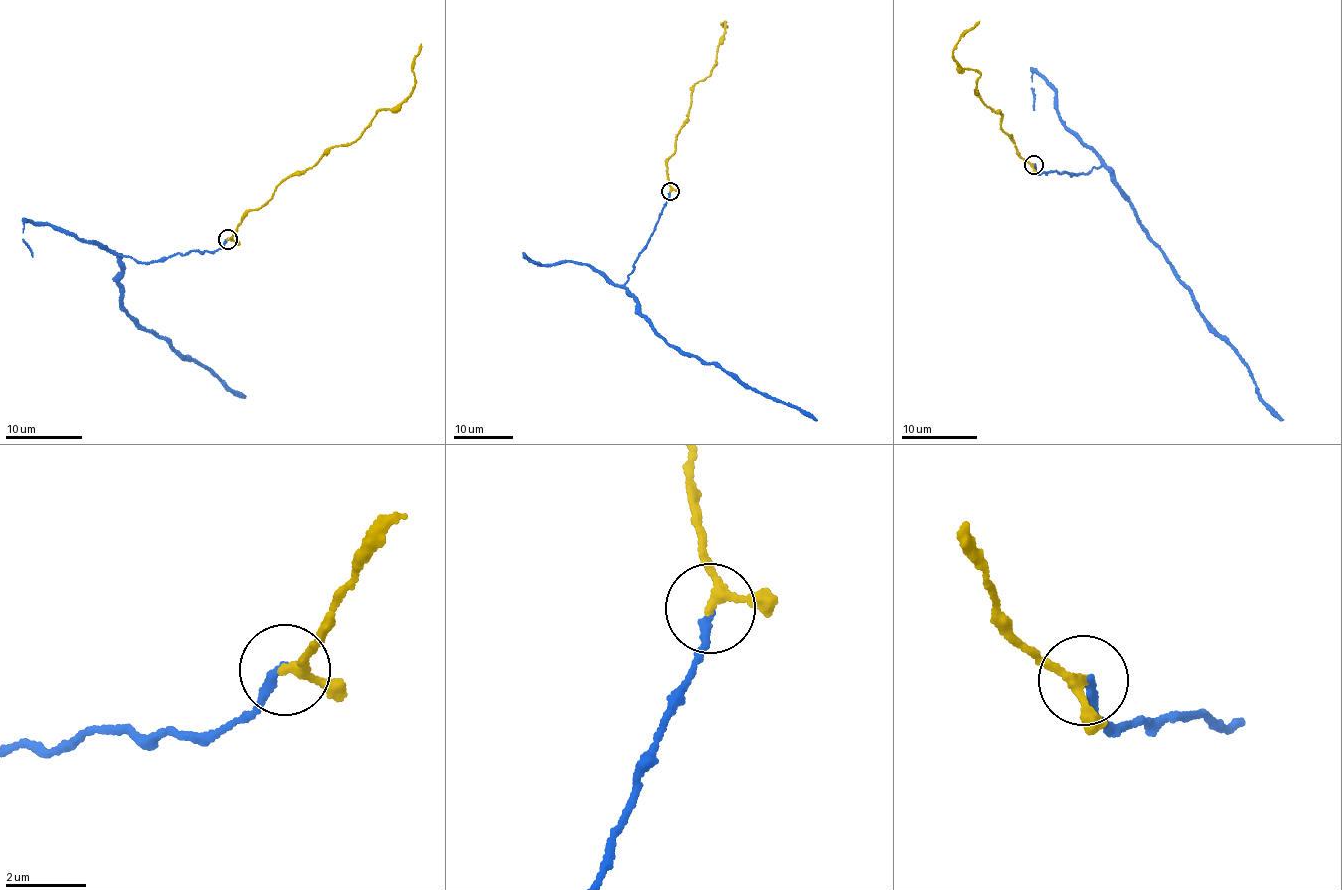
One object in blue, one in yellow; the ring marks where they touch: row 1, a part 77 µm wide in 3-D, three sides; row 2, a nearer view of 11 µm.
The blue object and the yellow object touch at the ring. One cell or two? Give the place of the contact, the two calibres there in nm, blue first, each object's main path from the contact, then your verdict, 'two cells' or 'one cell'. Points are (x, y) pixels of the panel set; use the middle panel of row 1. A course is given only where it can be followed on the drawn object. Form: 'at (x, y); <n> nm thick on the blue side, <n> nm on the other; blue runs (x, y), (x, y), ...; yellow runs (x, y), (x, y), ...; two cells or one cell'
at (670, 191); 200 nm thick on the blue side, 200 nm on the other; blue runs (670, 192), (654, 232), (625, 286), (628, 293), (669, 344), (720, 366), (751, 388), (794, 405), (816, 420); yellow runs (670, 191), (665, 164), (694, 85), (715, 65), (725, 27), (724, 20), (721, 23), (727, 27); one cell

